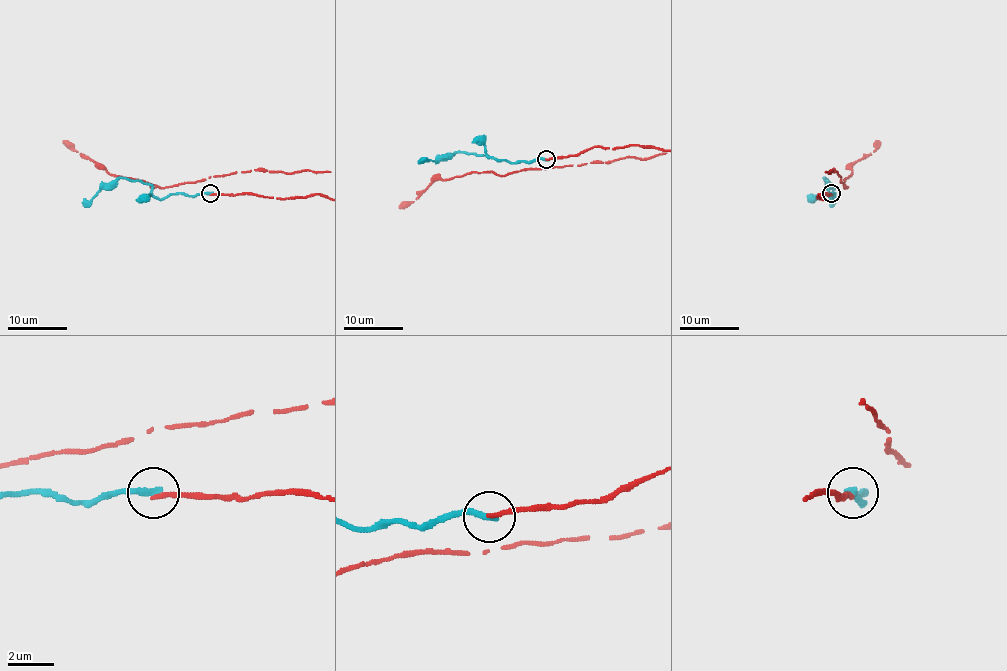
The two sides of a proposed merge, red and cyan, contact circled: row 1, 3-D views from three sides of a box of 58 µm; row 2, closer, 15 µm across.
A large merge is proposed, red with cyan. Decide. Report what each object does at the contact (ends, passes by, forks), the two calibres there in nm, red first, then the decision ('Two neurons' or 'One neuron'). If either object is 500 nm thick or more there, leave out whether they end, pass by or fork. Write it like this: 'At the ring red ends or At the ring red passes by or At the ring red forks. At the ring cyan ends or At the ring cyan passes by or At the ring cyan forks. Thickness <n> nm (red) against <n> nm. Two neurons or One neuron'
At the ring red ends. At the ring cyan ends. Thickness 200 nm (red) against 320 nm. Two neurons

